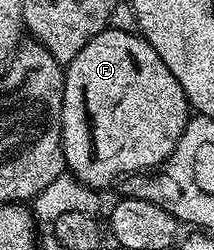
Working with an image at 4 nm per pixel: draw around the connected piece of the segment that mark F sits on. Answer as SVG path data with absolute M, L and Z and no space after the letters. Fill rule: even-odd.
M106 28L64 70L64 94L62 95L62 123L60 134L64 140L64 164L67 172L81 185L104 191L113 181L133 174L143 173L163 163L174 151L190 116L190 106L178 79L170 75L170 67L162 63L158 51L137 33L127 33Z

